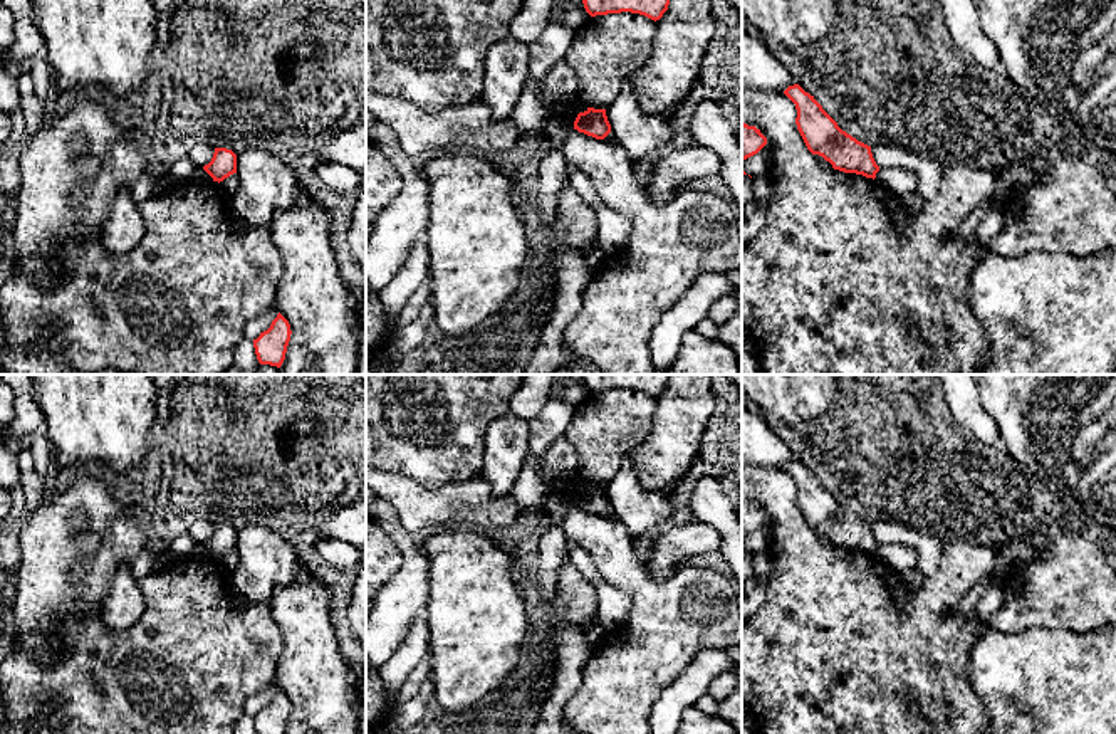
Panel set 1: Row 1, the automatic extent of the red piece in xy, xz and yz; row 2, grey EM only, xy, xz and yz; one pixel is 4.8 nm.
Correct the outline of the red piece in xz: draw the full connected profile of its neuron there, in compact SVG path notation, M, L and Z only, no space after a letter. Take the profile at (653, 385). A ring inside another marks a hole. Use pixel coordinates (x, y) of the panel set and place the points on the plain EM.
M584 375L582 380L591 393L631 388L656 398L668 386L670 375Z

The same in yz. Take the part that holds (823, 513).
M799 460L789 462L784 470L795 480L797 506L812 531L822 532L834 546L876 554L871 522L858 517L822 485L822 482Z

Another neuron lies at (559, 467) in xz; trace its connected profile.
M567 437L555 438L544 454L540 477L549 492L566 489L576 477L579 457Z

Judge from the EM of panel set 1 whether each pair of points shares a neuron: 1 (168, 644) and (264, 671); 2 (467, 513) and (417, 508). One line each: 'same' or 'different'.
1: same
2: same

